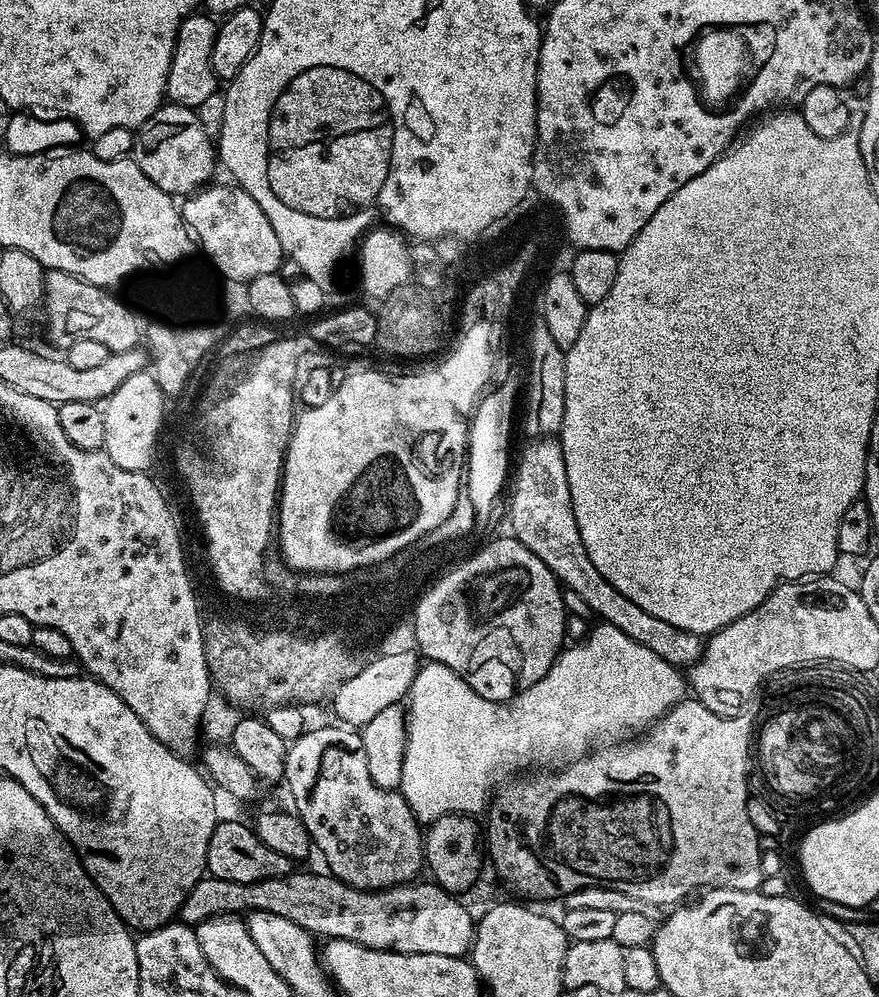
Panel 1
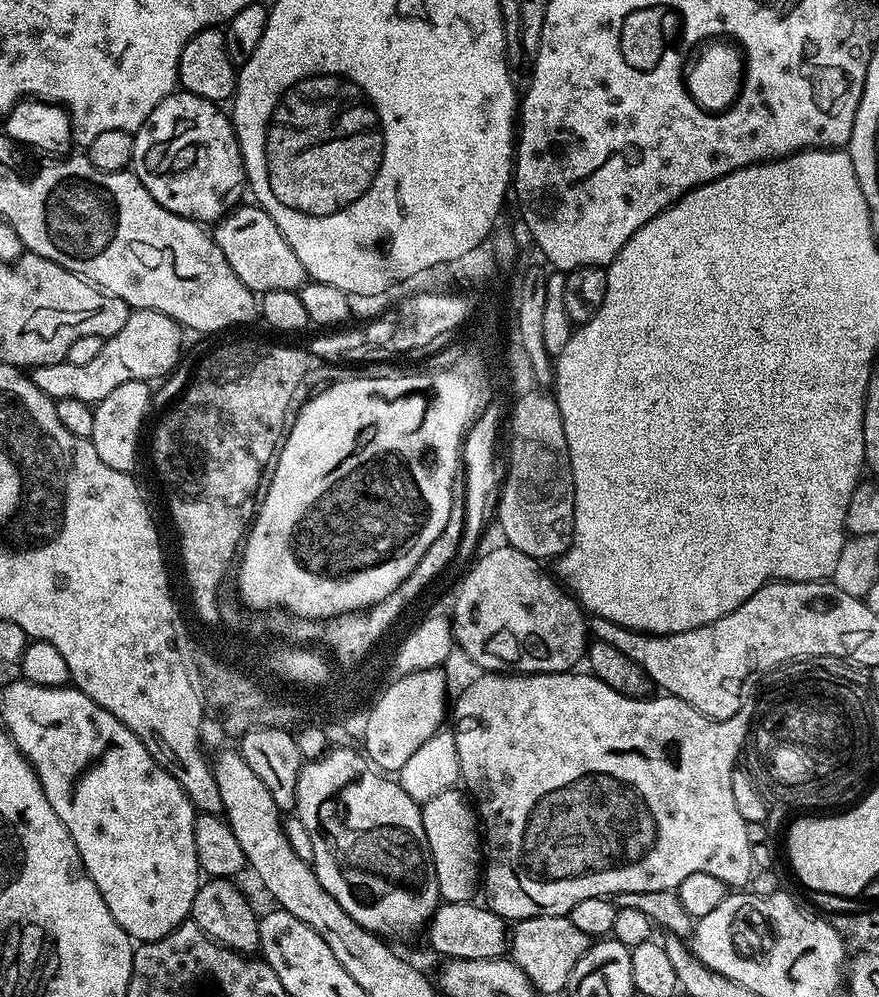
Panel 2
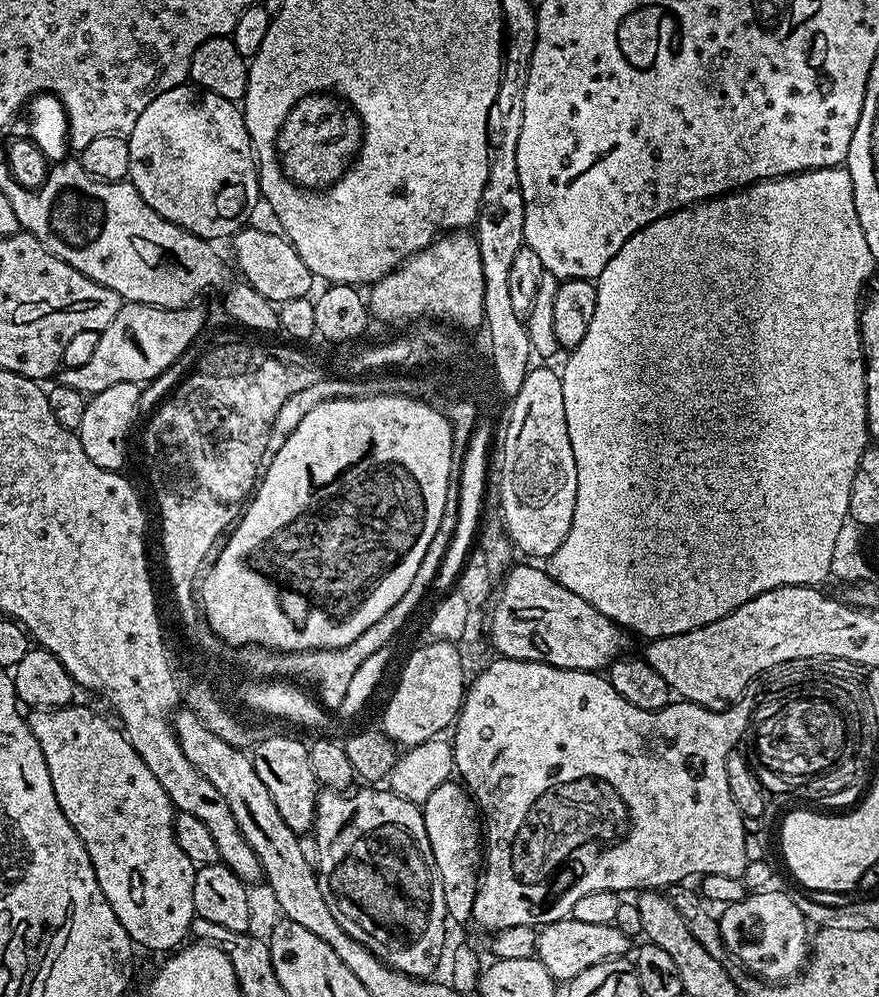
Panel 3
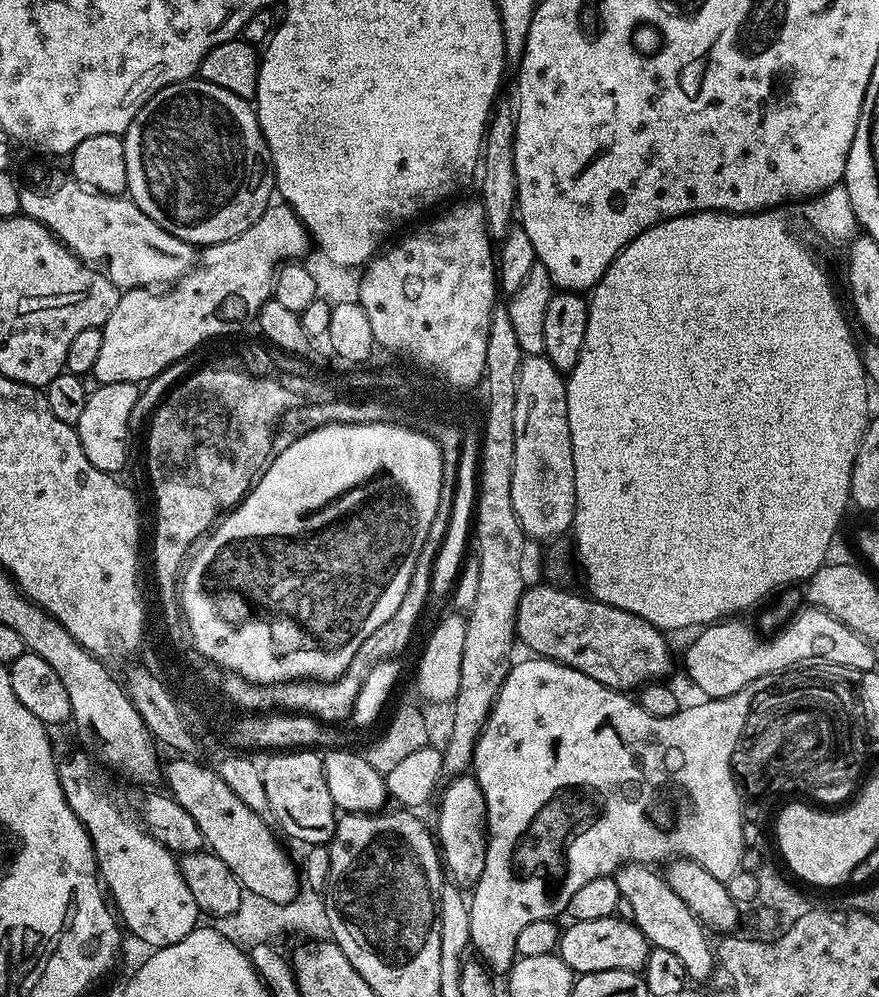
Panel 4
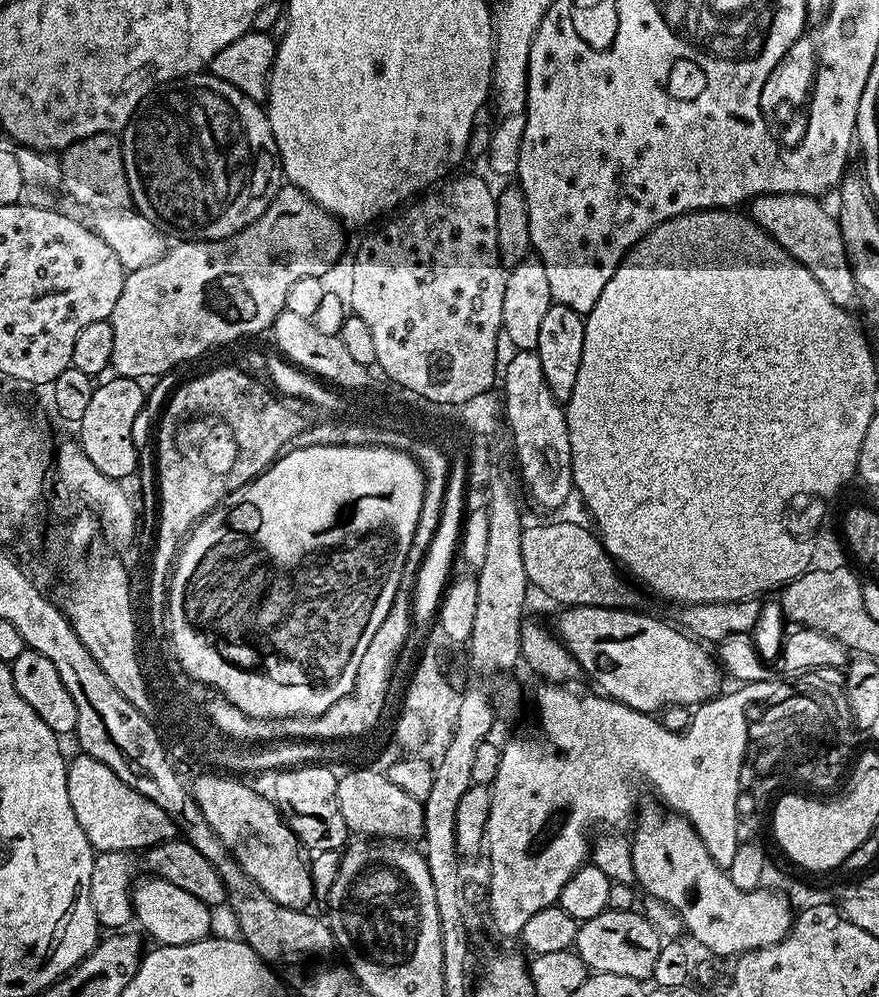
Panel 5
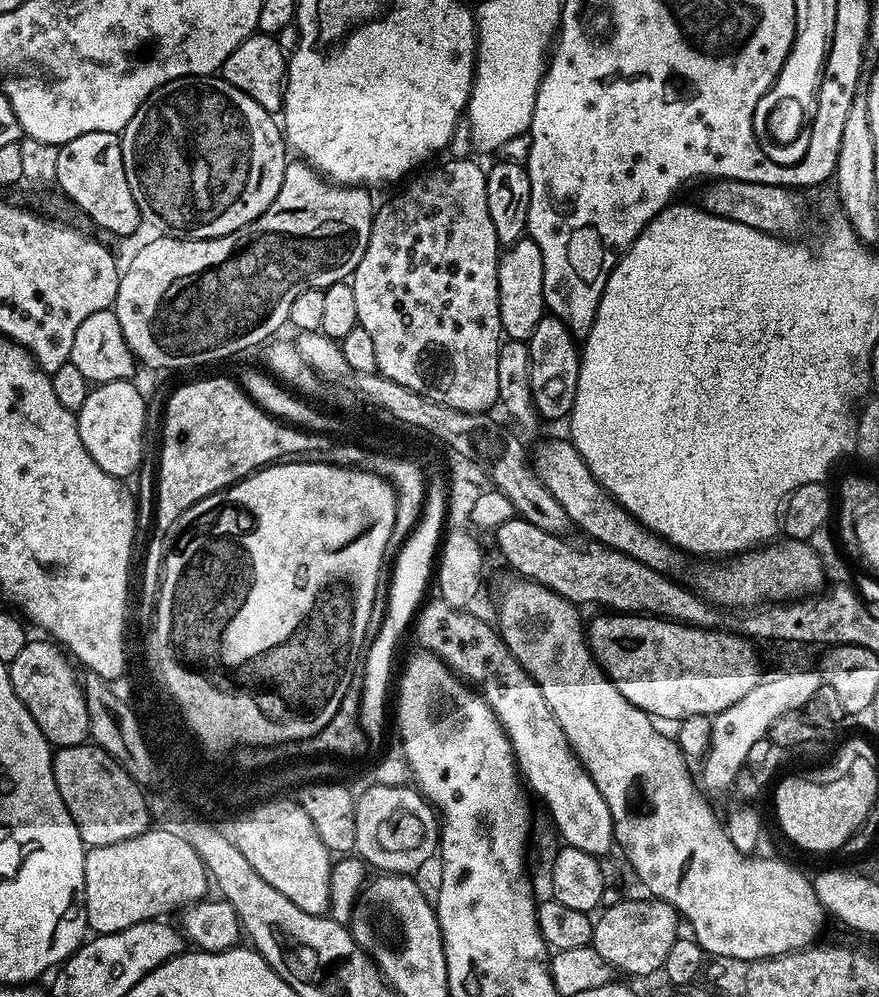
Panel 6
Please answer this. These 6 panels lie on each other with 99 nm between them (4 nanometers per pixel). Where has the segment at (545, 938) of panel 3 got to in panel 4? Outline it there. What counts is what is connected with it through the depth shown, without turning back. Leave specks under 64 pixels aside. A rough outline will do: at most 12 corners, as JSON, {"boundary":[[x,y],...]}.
{"boundary":[[619,916],[572,920],[558,954],[573,973],[640,972],[648,939]]}

